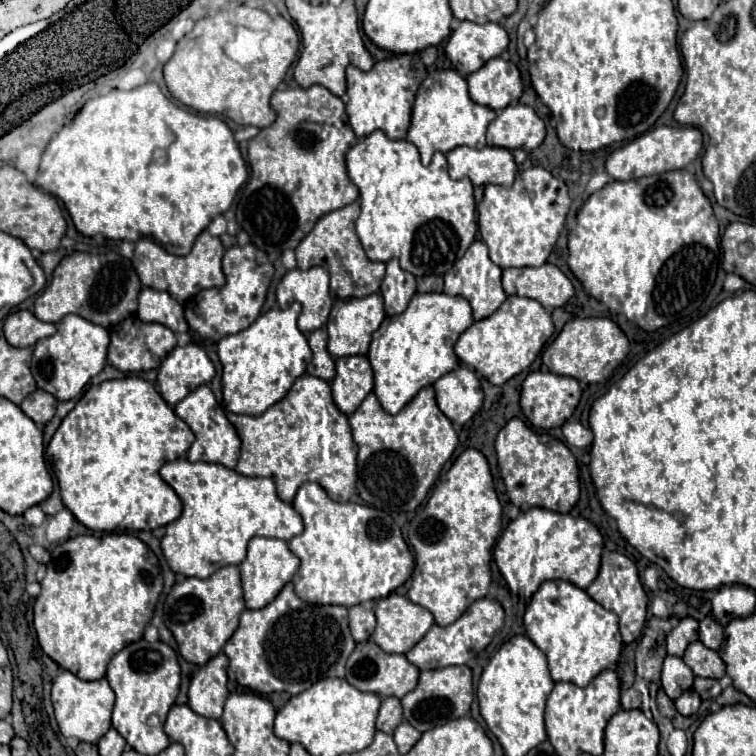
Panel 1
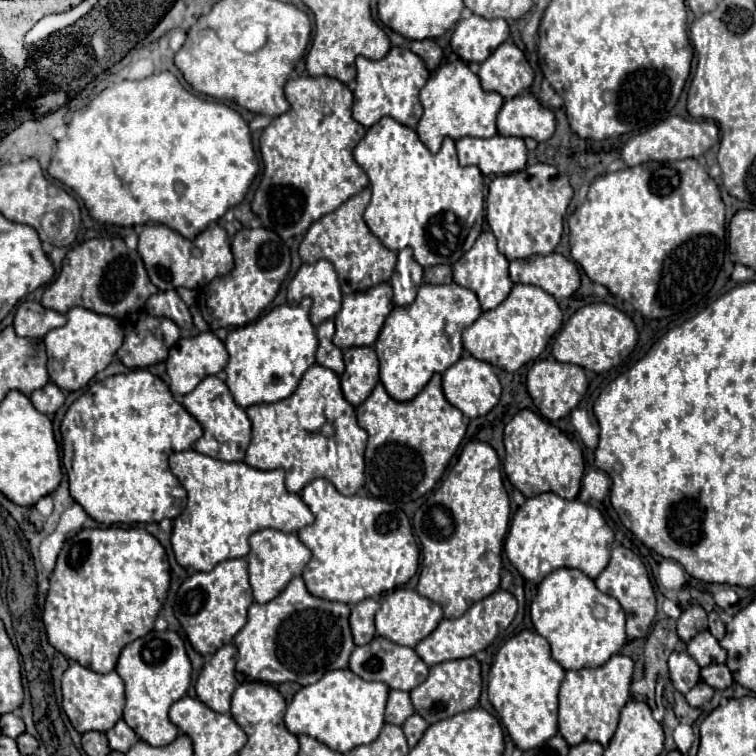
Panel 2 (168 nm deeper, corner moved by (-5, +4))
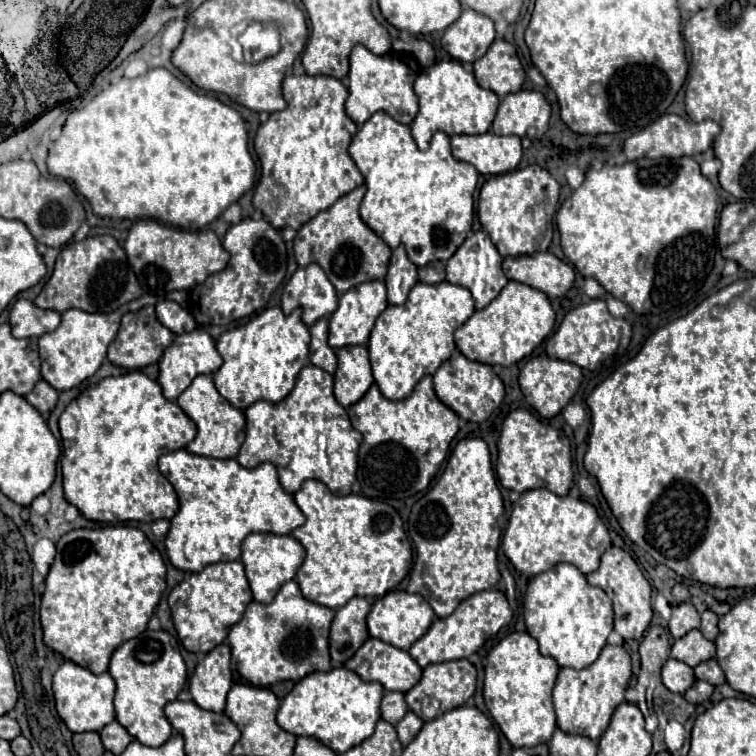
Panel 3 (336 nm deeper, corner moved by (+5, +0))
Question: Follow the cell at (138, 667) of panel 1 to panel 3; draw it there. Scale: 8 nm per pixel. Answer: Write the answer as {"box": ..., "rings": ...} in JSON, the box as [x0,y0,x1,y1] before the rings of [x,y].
{"box":[109,629,187,747],"rings":[[[147,629],[135,639],[123,643],[113,653],[109,663],[109,673],[117,683],[117,691],[115,691],[117,721],[143,745],[149,747],[163,745],[173,733],[173,727],[163,713],[163,707],[169,701],[175,701],[179,691],[187,683],[187,669],[179,653],[177,639],[163,629],[159,631]]]}

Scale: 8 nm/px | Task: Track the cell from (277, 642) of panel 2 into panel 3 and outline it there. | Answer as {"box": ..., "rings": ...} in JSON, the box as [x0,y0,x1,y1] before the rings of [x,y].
{"box":[227,581,335,687],"rings":[[[287,581],[277,597],[263,605],[257,601],[251,601],[247,611],[243,613],[241,621],[235,623],[229,631],[227,643],[231,647],[231,669],[239,671],[249,683],[253,685],[261,685],[267,687],[271,683],[283,681],[283,679],[291,679],[291,681],[299,681],[305,675],[313,673],[313,671],[329,671],[331,669],[331,657],[329,657],[329,627],[333,621],[335,611],[323,605],[317,605],[313,601],[305,601],[305,597],[301,595],[301,589],[297,585],[297,581]]]}

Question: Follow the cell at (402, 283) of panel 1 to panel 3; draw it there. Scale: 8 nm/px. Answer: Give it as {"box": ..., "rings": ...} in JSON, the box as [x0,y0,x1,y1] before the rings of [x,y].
{"box":[385,247,417,305],"rings":[[[405,247],[393,249],[389,273],[385,277],[387,285],[387,301],[391,305],[405,303],[411,287],[417,283],[417,267],[409,261]]]}

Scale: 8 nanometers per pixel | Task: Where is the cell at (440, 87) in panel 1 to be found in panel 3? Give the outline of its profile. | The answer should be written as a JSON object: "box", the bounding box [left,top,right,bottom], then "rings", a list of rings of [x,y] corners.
{"box":[411,59,499,149],"rings":[[[453,59],[439,61],[429,69],[425,69],[415,81],[415,93],[419,97],[419,113],[411,123],[411,133],[419,149],[429,147],[431,135],[435,131],[445,131],[449,137],[487,133],[499,103],[499,97],[493,91],[479,87],[479,83],[475,81],[475,75],[465,71],[463,65]]]}

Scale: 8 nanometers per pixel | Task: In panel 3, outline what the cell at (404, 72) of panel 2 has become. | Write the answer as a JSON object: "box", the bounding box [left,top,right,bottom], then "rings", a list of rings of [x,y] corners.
{"box":[347,45,421,127],"rings":[[[355,45],[351,51],[351,69],[349,69],[349,97],[347,97],[347,115],[361,127],[373,113],[385,111],[395,121],[411,125],[417,111],[417,95],[413,91],[413,81],[421,73],[419,63],[409,53],[389,51],[385,55],[373,55],[367,47]]]}

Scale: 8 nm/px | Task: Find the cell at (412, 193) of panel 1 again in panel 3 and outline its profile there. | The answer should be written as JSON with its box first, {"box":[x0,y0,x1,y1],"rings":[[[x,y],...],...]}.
{"box":[349,111,479,267],"rings":[[[385,111],[375,113],[369,121],[363,123],[363,127],[353,137],[353,143],[349,147],[349,153],[353,161],[357,163],[359,171],[365,177],[367,193],[361,201],[361,219],[391,247],[405,245],[409,259],[423,267],[431,261],[447,261],[459,245],[465,241],[467,233],[471,231],[471,223],[475,213],[473,193],[477,187],[479,171],[465,161],[457,161],[451,155],[449,135],[443,131],[437,131],[429,143],[429,149],[421,151],[411,137],[409,125],[397,123],[391,115]]]}

